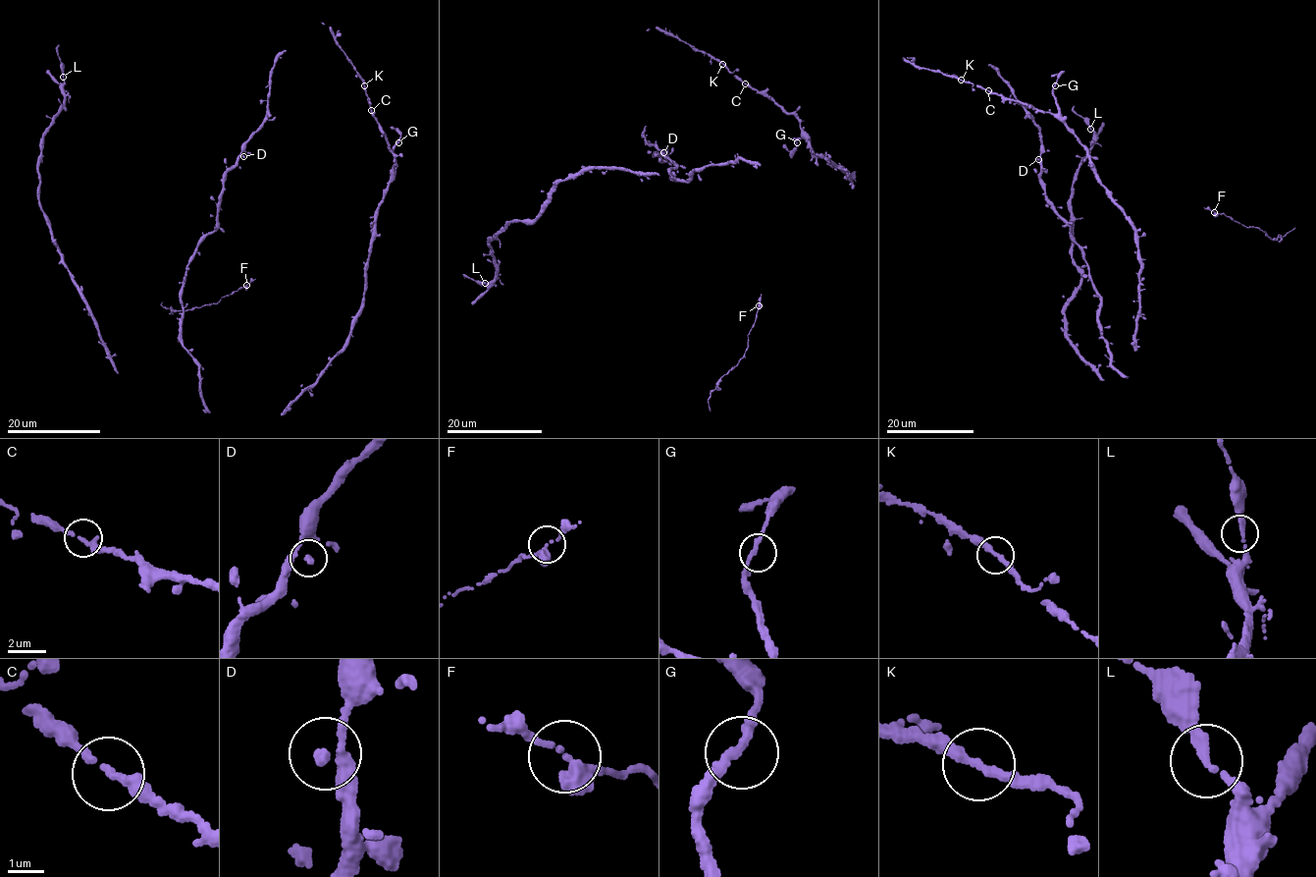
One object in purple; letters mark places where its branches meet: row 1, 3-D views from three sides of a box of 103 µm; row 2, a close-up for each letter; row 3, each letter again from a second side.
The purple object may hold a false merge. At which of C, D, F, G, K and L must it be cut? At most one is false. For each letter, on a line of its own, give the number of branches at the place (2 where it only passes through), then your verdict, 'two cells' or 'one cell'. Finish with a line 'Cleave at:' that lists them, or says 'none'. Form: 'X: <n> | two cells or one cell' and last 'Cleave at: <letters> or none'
C: 2 | one cell
D: 2 | one cell
F: 2 | one cell
G: 2 | one cell
K: 2 | one cell
L: 2 | one cell
Cleave at: none

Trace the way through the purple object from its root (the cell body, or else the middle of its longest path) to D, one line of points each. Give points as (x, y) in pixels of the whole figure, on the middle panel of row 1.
D: (760, 164), (739, 157), (705, 166), (685, 182), (670, 181), (676, 167), (655, 154), (663, 152)

